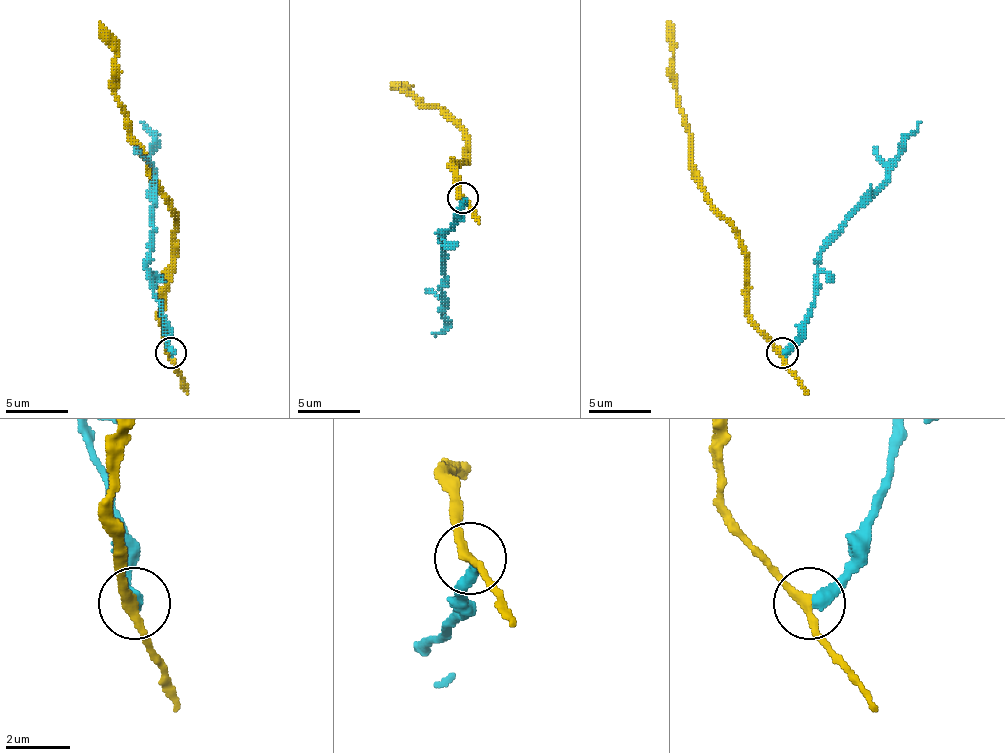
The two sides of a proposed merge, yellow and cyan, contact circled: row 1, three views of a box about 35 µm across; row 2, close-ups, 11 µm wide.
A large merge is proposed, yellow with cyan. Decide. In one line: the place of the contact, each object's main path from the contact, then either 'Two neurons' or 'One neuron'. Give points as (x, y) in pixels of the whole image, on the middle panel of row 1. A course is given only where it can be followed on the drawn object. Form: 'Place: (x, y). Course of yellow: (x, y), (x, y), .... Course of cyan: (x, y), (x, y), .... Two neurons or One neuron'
Place: (462, 198). Course of yellow: (463, 198), (454, 164), (463, 161), (466, 133), (444, 111), (426, 108), (407, 89), (391, 83). Course of cyan: (463, 198), (460, 214), (448, 230), (438, 233), (444, 327), (432, 333). Two neurons

